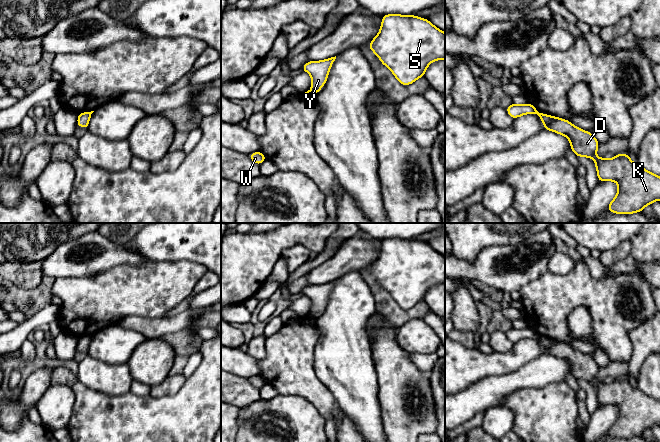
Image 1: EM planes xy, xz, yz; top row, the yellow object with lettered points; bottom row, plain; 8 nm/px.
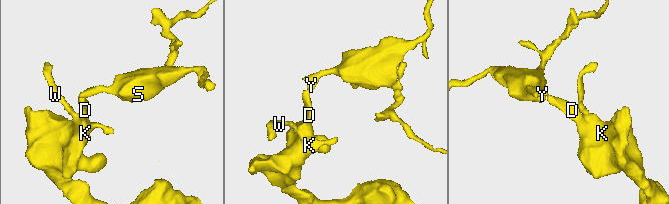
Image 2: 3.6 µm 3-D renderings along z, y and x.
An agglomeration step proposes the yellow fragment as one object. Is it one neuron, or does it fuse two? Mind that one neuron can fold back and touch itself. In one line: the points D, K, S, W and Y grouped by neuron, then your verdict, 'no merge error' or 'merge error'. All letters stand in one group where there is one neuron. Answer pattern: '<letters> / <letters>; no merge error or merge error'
D K W / S Y; merge error

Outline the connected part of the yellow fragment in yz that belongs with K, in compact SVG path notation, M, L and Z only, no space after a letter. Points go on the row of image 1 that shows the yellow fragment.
M539 113L538 116L544 123L544 130L564 135L570 140L571 151L577 157L582 156L594 159L599 182L615 181L618 183L618 192L607 207L608 211L617 214L643 212L646 205L651 205L654 201L660 200L660 176L645 170L638 163L633 163L627 153L615 155L609 160L604 157L597 158L596 153L599 142L592 133L584 131L574 126L570 121L559 117L544 113Z

